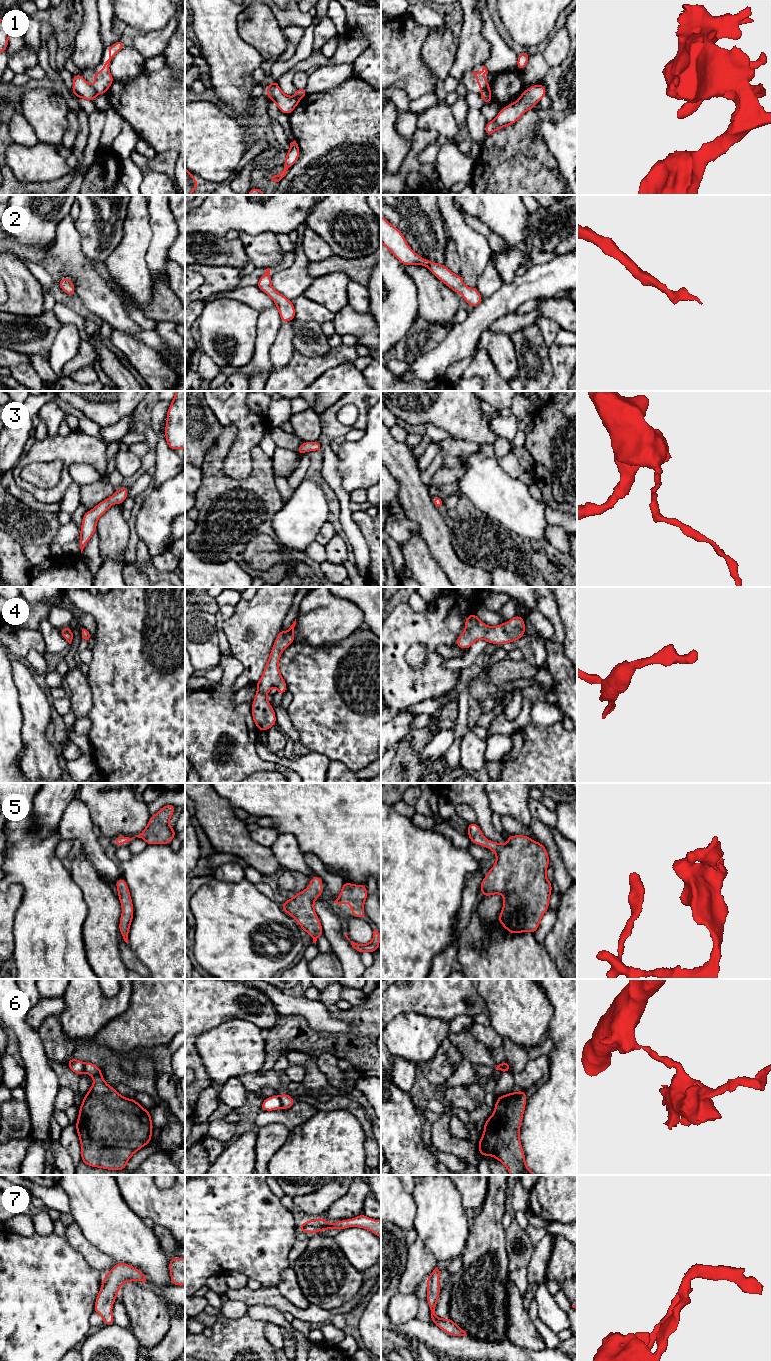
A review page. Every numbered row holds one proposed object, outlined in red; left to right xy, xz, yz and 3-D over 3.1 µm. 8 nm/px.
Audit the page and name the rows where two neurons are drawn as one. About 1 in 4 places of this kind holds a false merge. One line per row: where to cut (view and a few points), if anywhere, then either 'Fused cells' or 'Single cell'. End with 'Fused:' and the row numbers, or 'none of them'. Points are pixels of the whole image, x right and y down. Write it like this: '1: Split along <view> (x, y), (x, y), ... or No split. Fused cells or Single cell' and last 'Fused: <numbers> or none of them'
1: Split along yz (487, 84), (479, 93). Fused cells
2: No split. Single cell
3: No split. Single cell
4: No split. Single cell
5: No split. Single cell
6: Split along xz (278, 1095), (281, 1107). Fused cells
7: No split. Single cell
Fused: 1, 6

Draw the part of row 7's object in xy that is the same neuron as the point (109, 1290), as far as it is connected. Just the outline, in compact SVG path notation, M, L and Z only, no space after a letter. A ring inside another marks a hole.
M116 1263L105 1275L94 1305L94 1312L103 1318L105 1326L114 1324L112 1308L119 1288L124 1282L133 1281L147 1282L141 1271L126 1263Z

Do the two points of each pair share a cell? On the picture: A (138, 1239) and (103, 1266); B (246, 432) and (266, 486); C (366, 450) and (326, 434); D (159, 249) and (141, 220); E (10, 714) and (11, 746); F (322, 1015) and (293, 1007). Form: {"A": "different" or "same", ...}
{"A": "different", "B": "different", "C": "different", "D": "different", "E": "same", "F": "same"}

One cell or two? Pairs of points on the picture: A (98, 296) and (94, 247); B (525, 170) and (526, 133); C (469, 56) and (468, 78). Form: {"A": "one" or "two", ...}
{"A": "two", "B": "one", "C": "two"}

